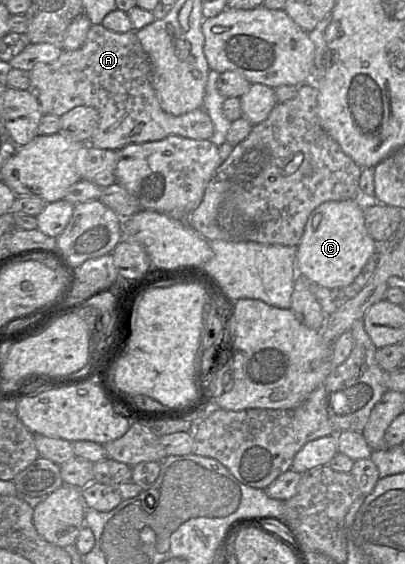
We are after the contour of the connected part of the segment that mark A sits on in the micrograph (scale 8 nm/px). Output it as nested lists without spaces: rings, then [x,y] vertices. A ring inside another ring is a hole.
[[[92,24],[80,48],[63,50],[53,62],[36,64],[29,71],[29,77],[30,86],[27,90],[36,97],[43,114],[61,116],[77,106],[89,106],[98,110],[99,125],[89,144],[100,149],[120,150],[129,144],[158,141],[169,135],[210,140],[214,133],[214,124],[204,108],[182,115],[172,115],[162,109],[152,85],[152,63],[136,31],[118,33],[101,24]]]

